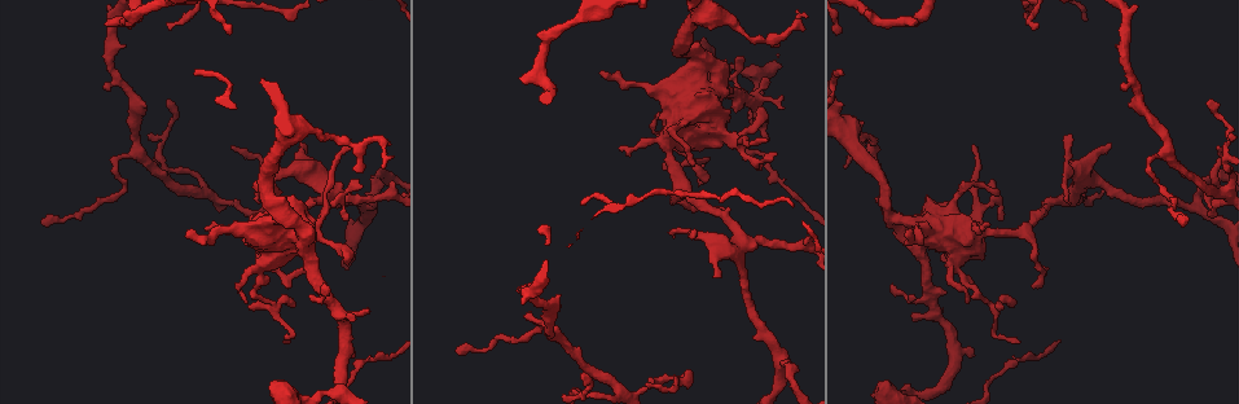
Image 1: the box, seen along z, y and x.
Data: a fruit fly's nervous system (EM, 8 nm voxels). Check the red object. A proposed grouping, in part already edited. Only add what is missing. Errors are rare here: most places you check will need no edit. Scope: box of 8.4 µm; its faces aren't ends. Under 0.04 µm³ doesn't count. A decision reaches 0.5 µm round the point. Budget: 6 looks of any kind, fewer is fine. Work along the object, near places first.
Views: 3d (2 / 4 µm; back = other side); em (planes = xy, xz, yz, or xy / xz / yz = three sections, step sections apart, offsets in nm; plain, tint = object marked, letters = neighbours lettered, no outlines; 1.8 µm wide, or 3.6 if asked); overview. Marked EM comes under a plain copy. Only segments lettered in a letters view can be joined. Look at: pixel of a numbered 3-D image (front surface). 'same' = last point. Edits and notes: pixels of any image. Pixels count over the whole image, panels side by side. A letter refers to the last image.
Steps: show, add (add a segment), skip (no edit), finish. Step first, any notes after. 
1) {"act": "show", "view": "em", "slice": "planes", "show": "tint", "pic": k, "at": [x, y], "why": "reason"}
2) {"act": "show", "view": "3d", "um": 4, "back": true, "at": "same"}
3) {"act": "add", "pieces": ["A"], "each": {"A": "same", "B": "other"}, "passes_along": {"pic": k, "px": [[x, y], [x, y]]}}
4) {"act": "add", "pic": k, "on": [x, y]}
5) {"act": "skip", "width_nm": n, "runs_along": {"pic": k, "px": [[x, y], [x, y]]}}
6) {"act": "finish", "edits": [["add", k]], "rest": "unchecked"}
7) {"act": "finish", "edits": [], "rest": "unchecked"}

{"act": "show", "view": "3d", "um": 4, "pic": 1, "at": [712, 115], "why": "calibre changes"}

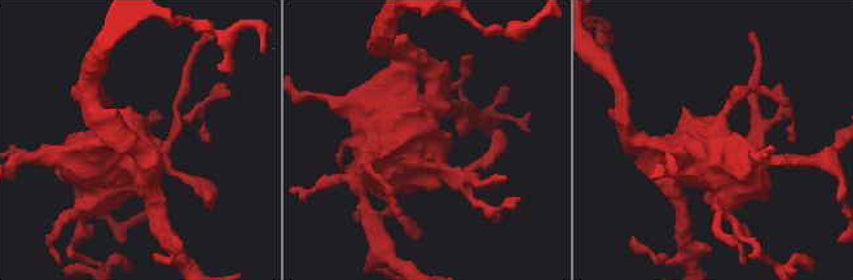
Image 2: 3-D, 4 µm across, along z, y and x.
{"act": "show", "view": "em", "um": 3.6, "slice": "planes", "show": "tint", "pic": 2, "at": [426, 143]}

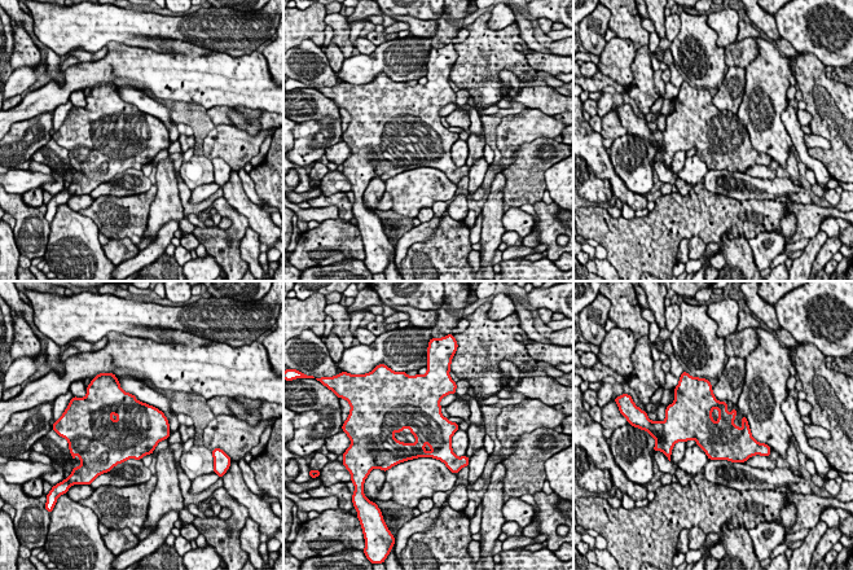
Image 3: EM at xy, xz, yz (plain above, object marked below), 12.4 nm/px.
{"act": "show", "view": "em", "um": 3.6, "slice": "planes", "show": "letters", "at": "same", "why": "see the neighbours"}

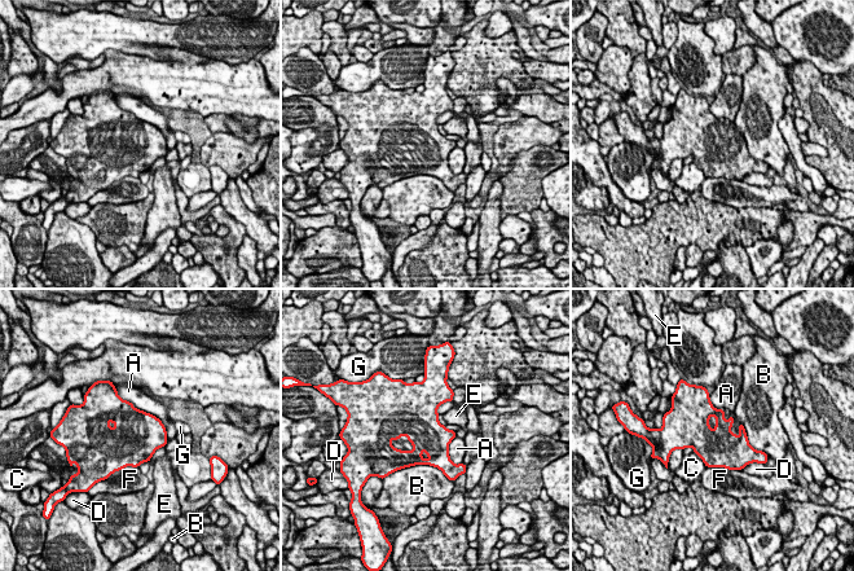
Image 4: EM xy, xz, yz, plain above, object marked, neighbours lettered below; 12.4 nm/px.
{"act": "skip", "width_nm": 480, "each": {"A": "other", "B": "other", "C": "other", "D": "other", "E": "other", "F": "other", "G": "other"}, "border": {"pic": 4, "px": [[117, 394], [154, 414], [166, 427]]}, "found": "none of them fits"}

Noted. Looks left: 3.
{"act": "show", "view": "3d", "um": 2, "pic": 1, "at": [1219, 145], "why": "long arm stops here"}

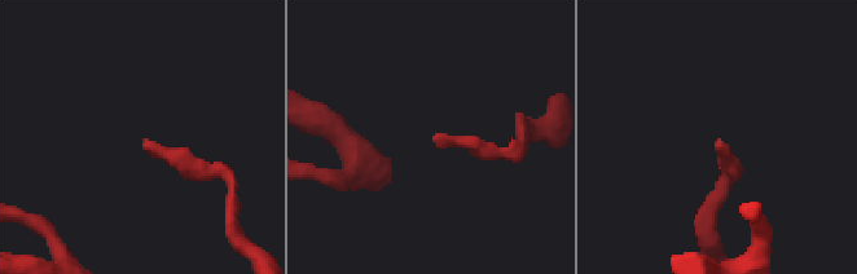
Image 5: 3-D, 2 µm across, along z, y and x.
{"act": "show", "view": "em", "slice": "planes", "show": "letters", "pic": 5, "at": [143, 141]}

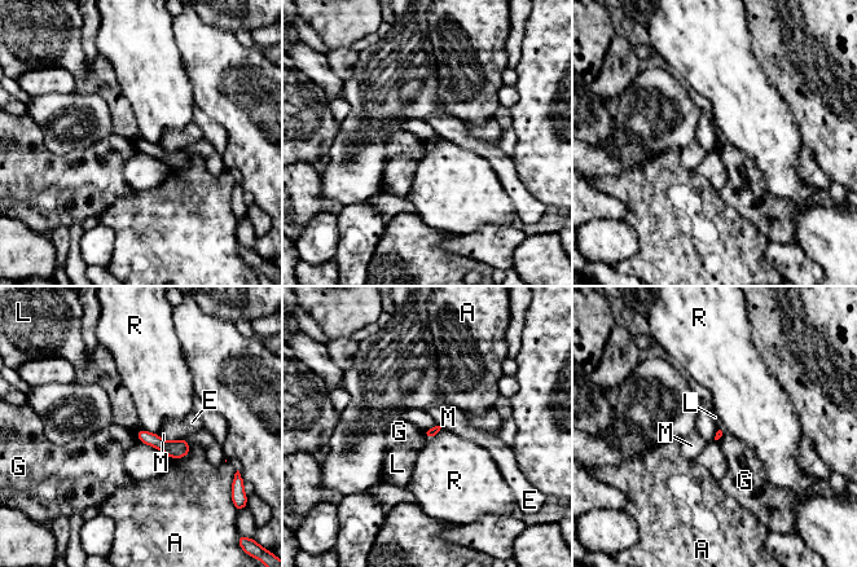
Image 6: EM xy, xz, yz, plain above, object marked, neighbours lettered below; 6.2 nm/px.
{"act": "skip", "each": {"A": "other", "E": "other", "G": "other", "L": "other", "M": "other", "R": "other"}, "found": "no lettered segment goes on from it"}

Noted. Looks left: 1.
{"act": "finish", "edits": [], "rest": "unchecked"}

